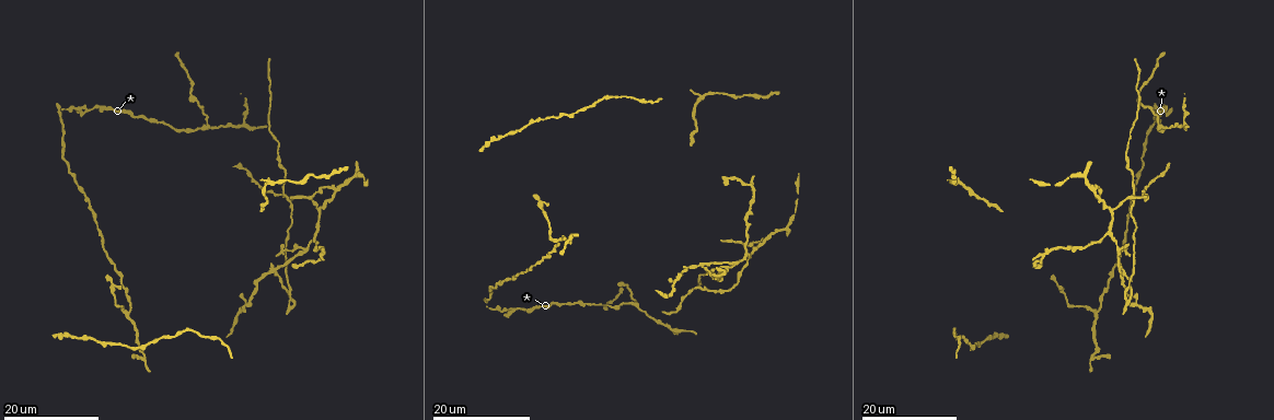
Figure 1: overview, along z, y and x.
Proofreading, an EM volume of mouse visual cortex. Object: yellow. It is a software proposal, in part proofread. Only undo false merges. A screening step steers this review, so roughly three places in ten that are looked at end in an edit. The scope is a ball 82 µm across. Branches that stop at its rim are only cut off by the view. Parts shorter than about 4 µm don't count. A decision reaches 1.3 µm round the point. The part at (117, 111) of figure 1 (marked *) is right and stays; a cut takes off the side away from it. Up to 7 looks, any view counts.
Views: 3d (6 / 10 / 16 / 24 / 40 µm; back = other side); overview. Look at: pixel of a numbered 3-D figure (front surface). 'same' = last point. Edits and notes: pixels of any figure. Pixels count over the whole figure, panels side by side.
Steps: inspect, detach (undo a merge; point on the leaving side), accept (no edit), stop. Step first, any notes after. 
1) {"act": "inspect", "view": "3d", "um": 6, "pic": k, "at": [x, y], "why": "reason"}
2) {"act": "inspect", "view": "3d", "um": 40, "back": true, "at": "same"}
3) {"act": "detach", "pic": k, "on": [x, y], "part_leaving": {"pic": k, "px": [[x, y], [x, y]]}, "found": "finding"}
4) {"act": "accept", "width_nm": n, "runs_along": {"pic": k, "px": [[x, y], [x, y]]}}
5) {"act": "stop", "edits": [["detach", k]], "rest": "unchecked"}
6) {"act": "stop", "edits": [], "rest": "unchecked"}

{"act": "inspect", "view": "3d", "um": 16, "pic": 1, "at": [206, 122], "why": "looks like a crossing"}

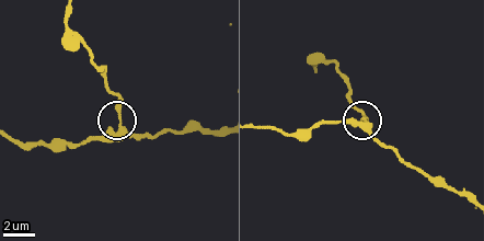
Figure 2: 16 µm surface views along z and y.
{"act": "inspect", "view": "3d", "um": 10, "pic": 2, "at": [119, 125], "why": "closer look"}

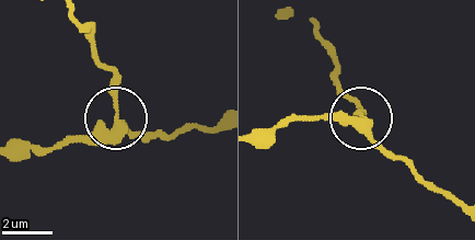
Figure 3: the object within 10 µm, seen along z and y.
{"act": "detach", "pic": 3, "on": [117, 79], "arms": 4, "found": "two neurons meet here"}

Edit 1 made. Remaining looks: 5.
{"act": "inspect", "view": "3d", "um": 16, "pic": 1, "at": [300, 248], "why": "side arm on a straight run"}

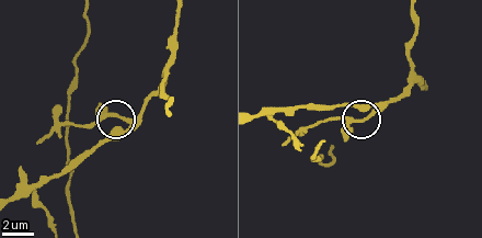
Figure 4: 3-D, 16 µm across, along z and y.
{"act": "inspect", "view": "3d", "um": 6, "pic": 4, "at": [126, 118]}

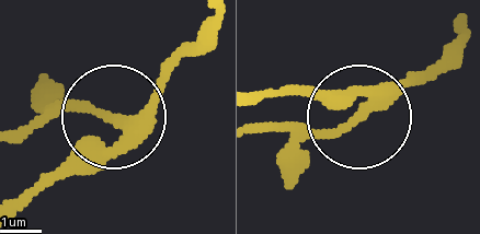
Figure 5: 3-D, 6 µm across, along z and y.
{"act": "accept", "arms": 3, "found": "continuous, no second neuron"}

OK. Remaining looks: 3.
{"act": "inspect", "view": "3d", "um": 24, "pic": 1, "at": [270, 268], "why": "four arms meet"}

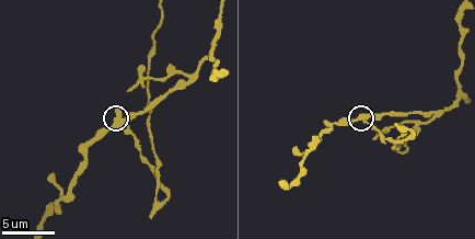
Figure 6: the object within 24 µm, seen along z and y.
{"act": "inspect", "view": "3d", "um": 6, "pic": 6, "at": [116, 115]}

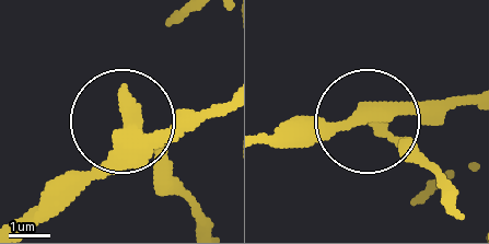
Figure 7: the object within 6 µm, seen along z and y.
{"act": "detach", "pic": 7, "on": [182, 193], "arms": 4, "part_leaving": {"pic": 7, "px": [[404, 137], [449, 182]]}, "found": "two neurons meet here"}

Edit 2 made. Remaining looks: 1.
{"act": "stop", "edits": [["detach", 3], ["detach", 7]], "rest": "unchecked"}

